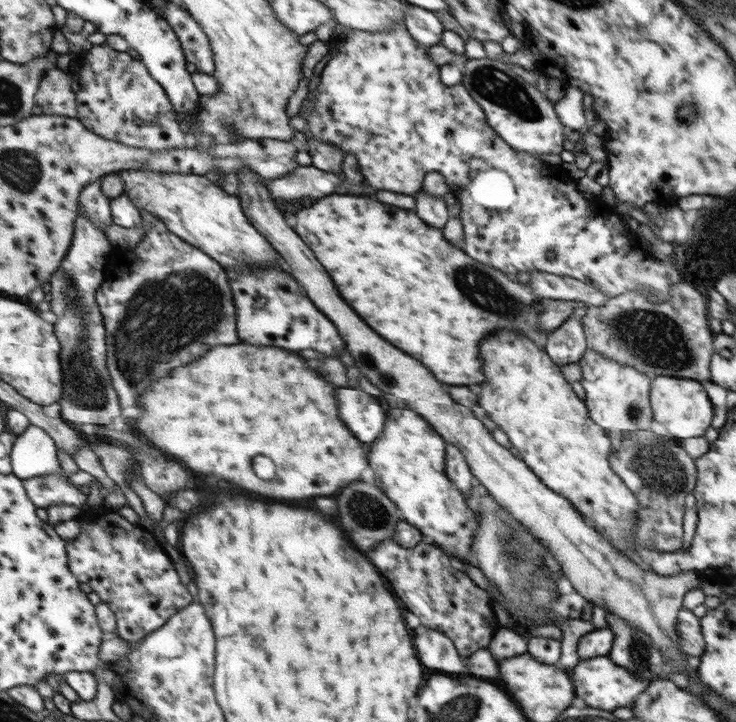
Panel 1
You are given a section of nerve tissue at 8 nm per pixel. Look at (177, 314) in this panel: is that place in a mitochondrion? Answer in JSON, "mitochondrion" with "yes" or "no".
{"mitochondrion":"yes"}

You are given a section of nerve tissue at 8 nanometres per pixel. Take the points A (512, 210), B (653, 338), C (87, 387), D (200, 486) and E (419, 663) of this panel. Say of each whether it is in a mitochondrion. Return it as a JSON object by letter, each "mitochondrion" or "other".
{"A":"other","B":"mitochondrion","C":"mitochondrion","D":"other","E":"other"}

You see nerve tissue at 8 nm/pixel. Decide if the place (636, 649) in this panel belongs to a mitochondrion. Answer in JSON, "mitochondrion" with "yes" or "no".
{"mitochondrion":"yes"}

